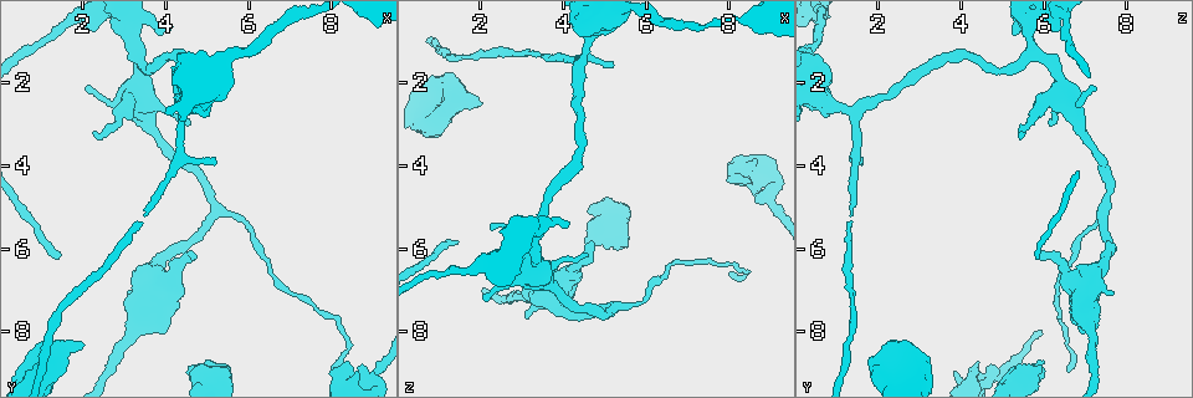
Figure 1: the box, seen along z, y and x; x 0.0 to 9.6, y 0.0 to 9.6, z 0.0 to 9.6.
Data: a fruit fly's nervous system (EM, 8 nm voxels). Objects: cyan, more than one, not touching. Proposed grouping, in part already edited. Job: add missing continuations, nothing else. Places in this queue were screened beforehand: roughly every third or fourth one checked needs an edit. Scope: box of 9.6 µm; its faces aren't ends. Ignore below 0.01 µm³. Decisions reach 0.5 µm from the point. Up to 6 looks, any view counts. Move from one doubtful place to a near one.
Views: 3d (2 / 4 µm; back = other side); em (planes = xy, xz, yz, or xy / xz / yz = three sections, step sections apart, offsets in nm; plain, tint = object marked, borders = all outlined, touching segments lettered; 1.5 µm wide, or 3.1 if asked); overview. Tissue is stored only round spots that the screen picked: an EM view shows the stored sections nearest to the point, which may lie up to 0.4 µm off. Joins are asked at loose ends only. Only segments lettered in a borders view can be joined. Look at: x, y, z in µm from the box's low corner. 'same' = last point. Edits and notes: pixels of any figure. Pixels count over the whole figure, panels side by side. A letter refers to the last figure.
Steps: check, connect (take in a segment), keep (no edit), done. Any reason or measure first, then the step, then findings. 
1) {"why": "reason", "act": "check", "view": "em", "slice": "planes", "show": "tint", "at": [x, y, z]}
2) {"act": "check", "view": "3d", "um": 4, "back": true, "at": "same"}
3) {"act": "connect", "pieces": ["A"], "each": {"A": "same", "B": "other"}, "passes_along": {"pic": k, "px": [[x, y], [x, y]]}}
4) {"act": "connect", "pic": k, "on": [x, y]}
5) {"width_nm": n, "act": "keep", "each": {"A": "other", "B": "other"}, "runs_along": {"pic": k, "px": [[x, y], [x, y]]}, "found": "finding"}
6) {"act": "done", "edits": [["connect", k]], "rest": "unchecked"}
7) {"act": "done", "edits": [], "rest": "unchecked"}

{"why": "thick end", "act": "check", "view": "em", "um": 3.1, "slice": "planes", "show": "borders", "at": [5.40, 8.80, 6.00]}

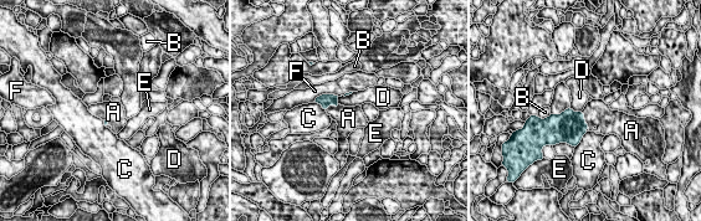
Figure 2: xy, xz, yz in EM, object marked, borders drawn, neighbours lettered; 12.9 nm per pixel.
{"act": "connect", "pieces": ["A"], "each": {"A": "same", "B": "other", "C": "other", "D": "other", "E": "other", "F": "other"}, "passes_along": {"pic": 2, "px": [[325, 99], [332, 103], [346, 117]]}, "found": "it goes on there"}

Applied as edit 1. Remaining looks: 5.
{"why": "tapers out", "act": "check", "view": "em", "slice": "xy", "step": 4, "show": "tint", "at": [1.45, 6.20, 5.85]}

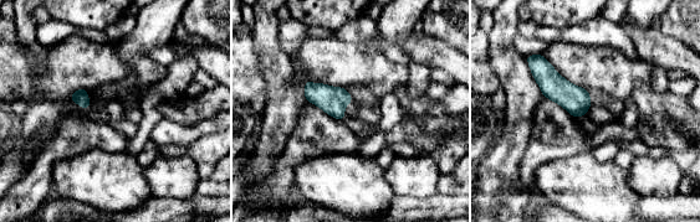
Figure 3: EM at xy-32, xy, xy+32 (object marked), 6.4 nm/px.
{"act": "check", "view": "em", "slice": "planes", "show": "borders", "at": "same"}

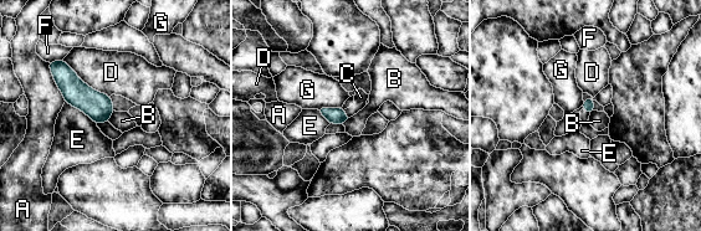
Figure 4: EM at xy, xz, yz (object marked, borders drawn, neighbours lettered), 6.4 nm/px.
{"act": "connect", "pieces": ["C"], "each": {"A": "other", "B": "other", "C": "same", "D": "other", "E": "other", "F": "other", "G": "other"}, "passes_along": {"pic": 4, "px": [[334, 116], [344, 113], [361, 97]]}, "found": "the neuron continues"}

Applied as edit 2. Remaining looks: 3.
{"act": "check", "view": "overview"}

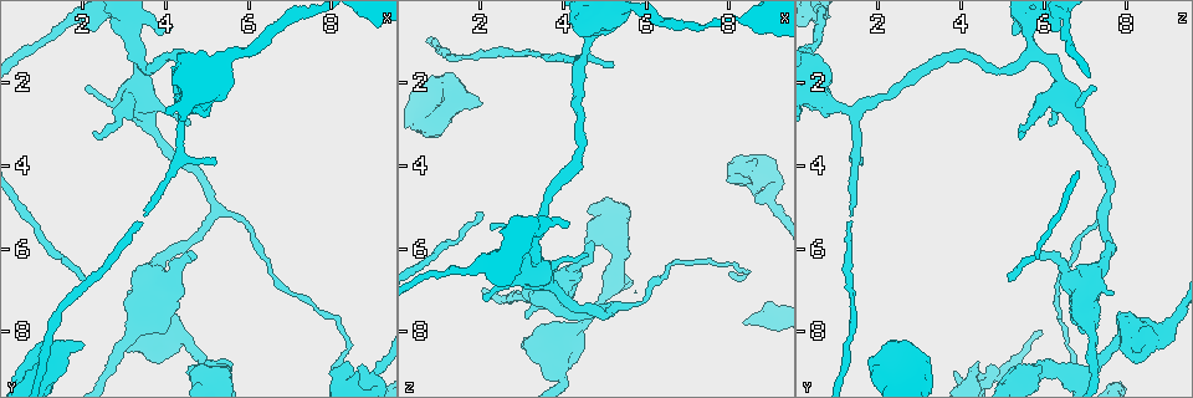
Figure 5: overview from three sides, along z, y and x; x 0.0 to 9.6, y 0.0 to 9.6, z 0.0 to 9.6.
{"act": "check", "view": "em", "slice": "yz", "step": 8, "show": "tint", "at": [2.20, 3.15, 5.55]}

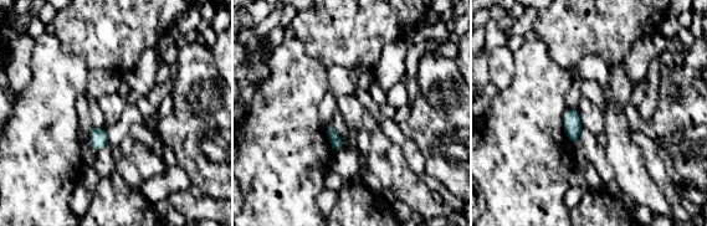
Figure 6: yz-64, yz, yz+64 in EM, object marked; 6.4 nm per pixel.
{"act": "check", "view": "em", "slice": "planes", "show": "borders", "at": "same"}

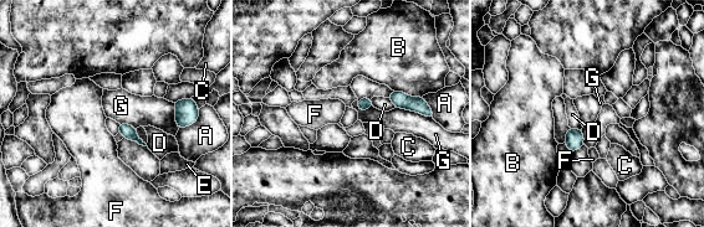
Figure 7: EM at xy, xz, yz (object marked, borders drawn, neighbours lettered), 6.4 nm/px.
{"act": "keep", "each": {"A": "other", "B": "other", "C": "other", "D": "other", "E": "other", "F": "other", "G": "other"}, "border": {"pic": 7, "px": [[396, 107], [418, 112], [432, 119]]}, "found": "none of them fits"}

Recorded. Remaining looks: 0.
{"act": "done", "edits": [["connect", 2], ["connect", 4]], "rest": "unchecked"}

